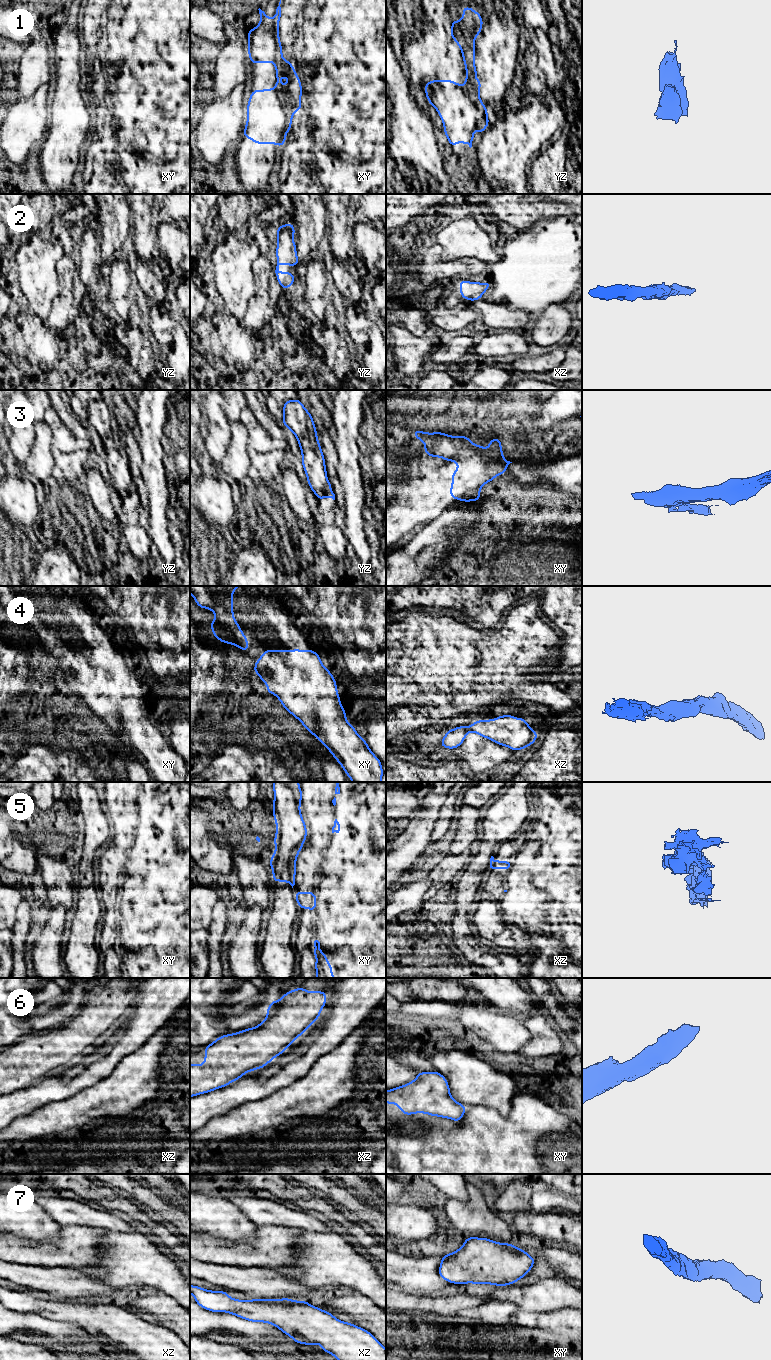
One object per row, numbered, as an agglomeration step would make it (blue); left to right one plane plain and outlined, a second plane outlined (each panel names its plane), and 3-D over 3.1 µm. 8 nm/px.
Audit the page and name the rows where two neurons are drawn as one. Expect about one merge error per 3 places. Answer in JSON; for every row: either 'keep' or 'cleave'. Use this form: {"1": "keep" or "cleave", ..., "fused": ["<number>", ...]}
{"1": "keep", "2": "keep", "3": "cleave", "4": "keep", "5": "cleave", "6": "keep", "7": "keep", "fused": ["3", "5"]}

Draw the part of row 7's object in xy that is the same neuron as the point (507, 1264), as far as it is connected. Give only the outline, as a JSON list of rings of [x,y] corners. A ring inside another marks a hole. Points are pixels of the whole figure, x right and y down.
[[[469,1237],[461,1248],[443,1255],[439,1276],[454,1284],[492,1284],[506,1286],[523,1278],[535,1258],[508,1243]]]

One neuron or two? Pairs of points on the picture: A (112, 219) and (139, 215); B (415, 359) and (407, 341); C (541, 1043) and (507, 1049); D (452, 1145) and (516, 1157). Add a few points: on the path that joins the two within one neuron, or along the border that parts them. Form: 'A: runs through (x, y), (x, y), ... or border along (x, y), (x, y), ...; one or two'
A: border along (129, 204), (130, 219), (132, 221); two
B: runs through (411, 355), (407, 345); one
C: border along (524, 1023), (531, 1039), (519, 1053); two
D: runs through (468, 1157), (500, 1157); one

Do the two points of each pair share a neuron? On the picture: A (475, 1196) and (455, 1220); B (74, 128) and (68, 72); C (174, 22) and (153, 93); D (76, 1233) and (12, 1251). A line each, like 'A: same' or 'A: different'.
A: same
B: same
C: different
D: same

